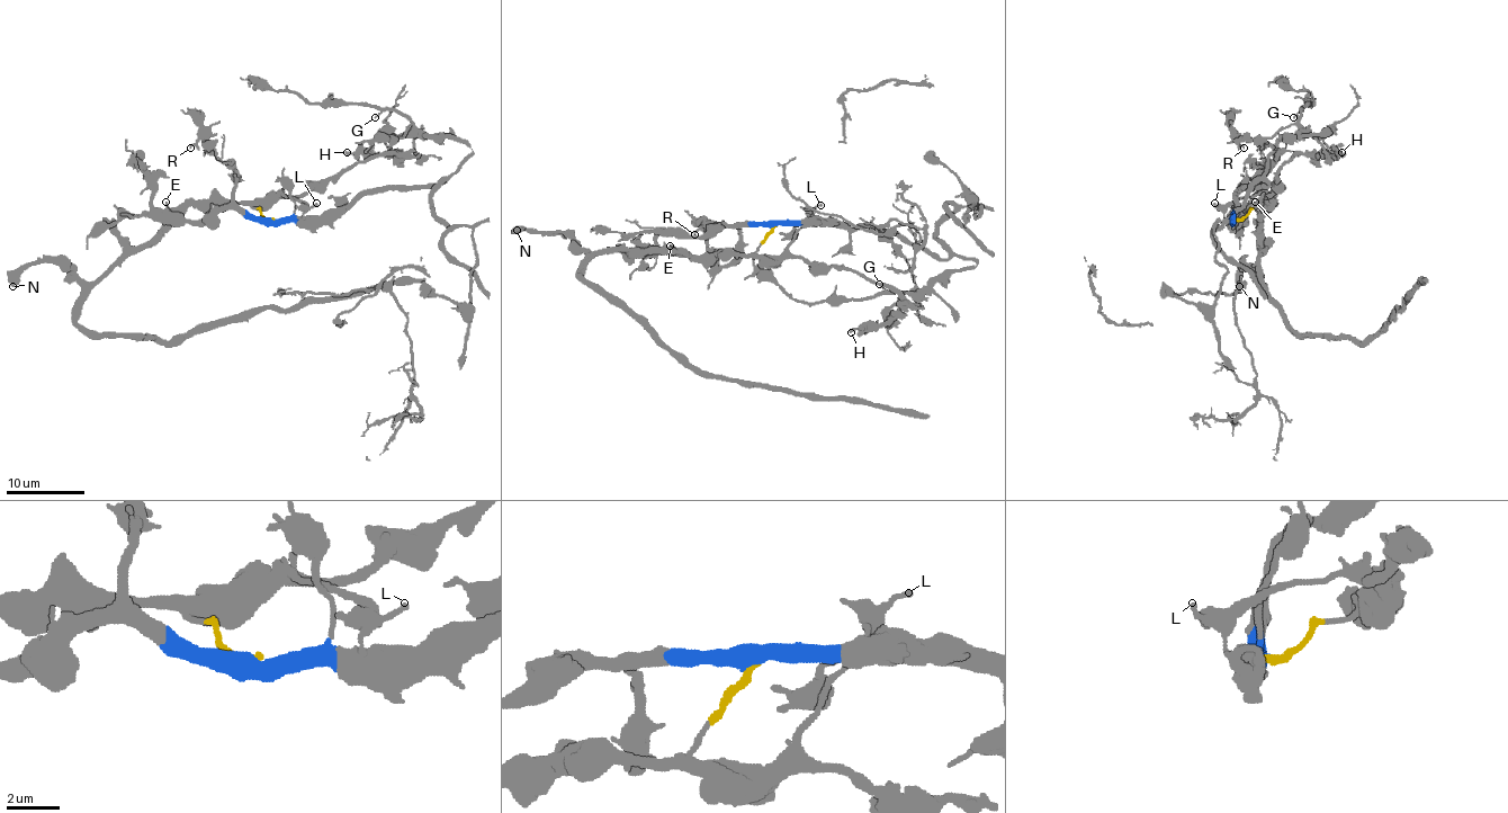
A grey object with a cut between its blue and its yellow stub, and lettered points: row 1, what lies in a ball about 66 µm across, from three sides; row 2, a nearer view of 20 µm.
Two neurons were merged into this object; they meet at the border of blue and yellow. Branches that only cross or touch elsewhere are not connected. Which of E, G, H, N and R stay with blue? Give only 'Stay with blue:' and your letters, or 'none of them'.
Stay with blue: G, R

